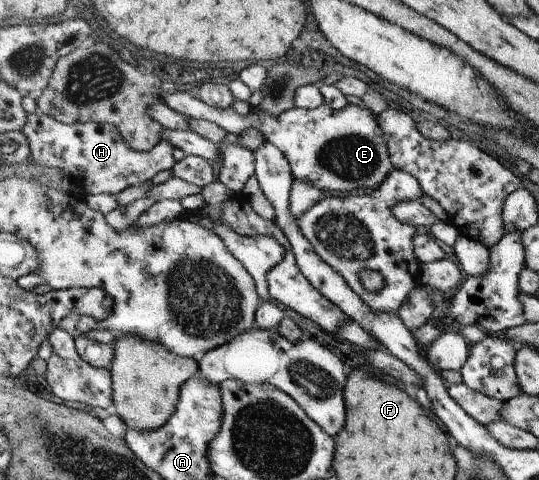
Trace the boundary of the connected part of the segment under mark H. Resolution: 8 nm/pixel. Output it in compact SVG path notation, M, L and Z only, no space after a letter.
M45 112L29 113L29 121L23 129L31 143L32 159L39 165L67 170L77 182L78 193L88 195L116 195L131 187L151 181L161 171L174 170L178 161L175 159L175 145L162 139L151 151L133 149L117 124L81 123L66 124Z

